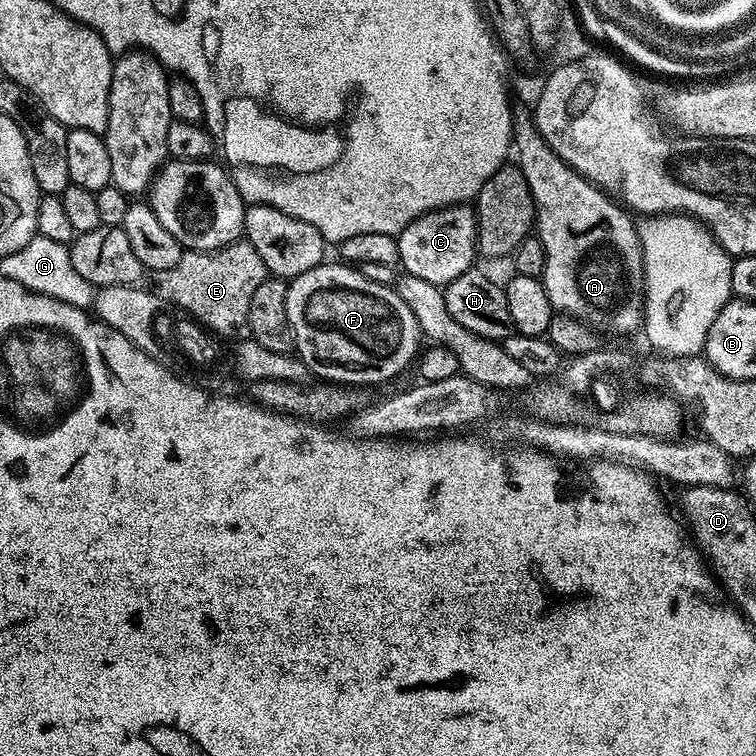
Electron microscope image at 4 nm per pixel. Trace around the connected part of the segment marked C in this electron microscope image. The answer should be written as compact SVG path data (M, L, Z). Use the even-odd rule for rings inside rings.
M467 203L423 212L417 220L410 222L410 226L400 231L399 267L414 278L426 278L426 282L446 286L473 267L478 256L476 229L476 213Z

